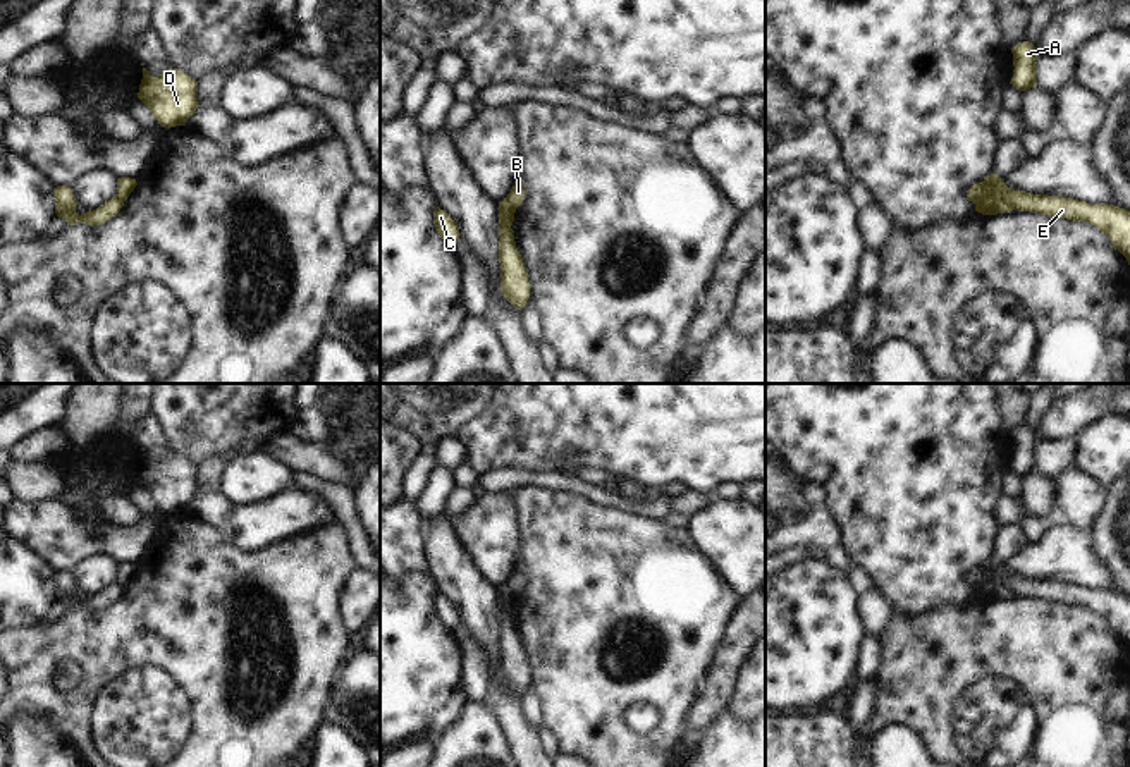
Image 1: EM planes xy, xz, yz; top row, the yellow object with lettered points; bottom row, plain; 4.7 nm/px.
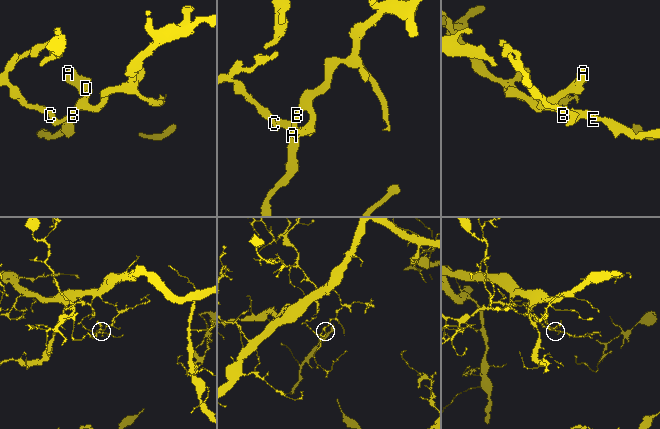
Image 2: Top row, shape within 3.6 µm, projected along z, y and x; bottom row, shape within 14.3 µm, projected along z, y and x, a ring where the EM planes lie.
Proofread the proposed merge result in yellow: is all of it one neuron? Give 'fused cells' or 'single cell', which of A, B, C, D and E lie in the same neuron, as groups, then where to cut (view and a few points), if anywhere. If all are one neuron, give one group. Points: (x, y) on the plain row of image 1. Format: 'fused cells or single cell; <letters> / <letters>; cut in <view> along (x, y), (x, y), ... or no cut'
fused cells; A B D E / C; cut in yz along (976, 589), (989, 582), (1001, 582), (1015, 594)

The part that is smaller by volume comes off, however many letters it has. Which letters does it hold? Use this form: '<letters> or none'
C

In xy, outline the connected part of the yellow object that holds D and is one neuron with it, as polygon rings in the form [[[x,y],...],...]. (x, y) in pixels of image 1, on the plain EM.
[[[143,452],[138,483],[165,514],[186,511],[187,504],[198,494],[196,466],[177,454],[151,461]]]

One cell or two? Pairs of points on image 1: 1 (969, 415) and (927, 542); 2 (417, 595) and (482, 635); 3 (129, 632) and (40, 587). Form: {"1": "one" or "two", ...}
{"1": "one", "2": "two", "3": "two"}

